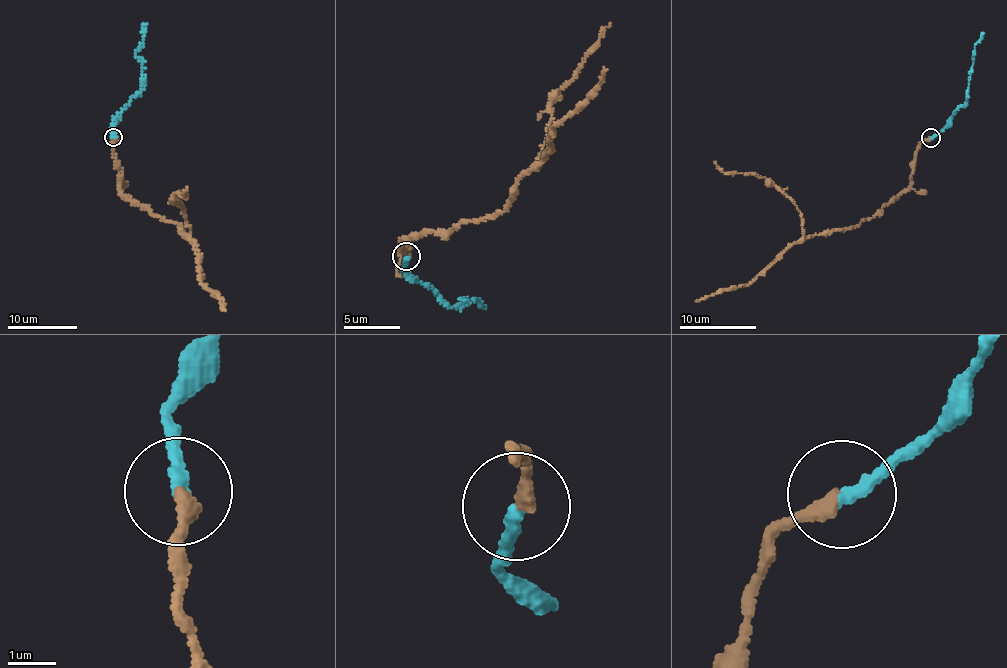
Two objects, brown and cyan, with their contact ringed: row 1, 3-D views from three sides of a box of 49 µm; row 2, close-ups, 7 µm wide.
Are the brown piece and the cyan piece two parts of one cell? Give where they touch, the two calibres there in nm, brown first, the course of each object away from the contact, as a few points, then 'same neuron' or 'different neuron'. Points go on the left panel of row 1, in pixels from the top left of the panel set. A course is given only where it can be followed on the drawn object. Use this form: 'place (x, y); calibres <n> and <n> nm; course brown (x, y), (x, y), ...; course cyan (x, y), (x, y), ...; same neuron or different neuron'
place (113, 137); calibres 320 and 280 nm; course brown (113, 136), (124, 196), (176, 221), (188, 236), (189, 225), (173, 198), (179, 193), (185, 197), (186, 188); course cyan (113, 136), (113, 117), (142, 89), (143, 61), (136, 49), (144, 23); same neuron

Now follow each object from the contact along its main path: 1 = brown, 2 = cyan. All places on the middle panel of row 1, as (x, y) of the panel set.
1: (406, 256), (408, 237), (449, 233), (504, 209), (541, 162), (552, 96), (610, 23)
2: (406, 256), (403, 269), (452, 307), (468, 302), (464, 297), (479, 298), (483, 308)

